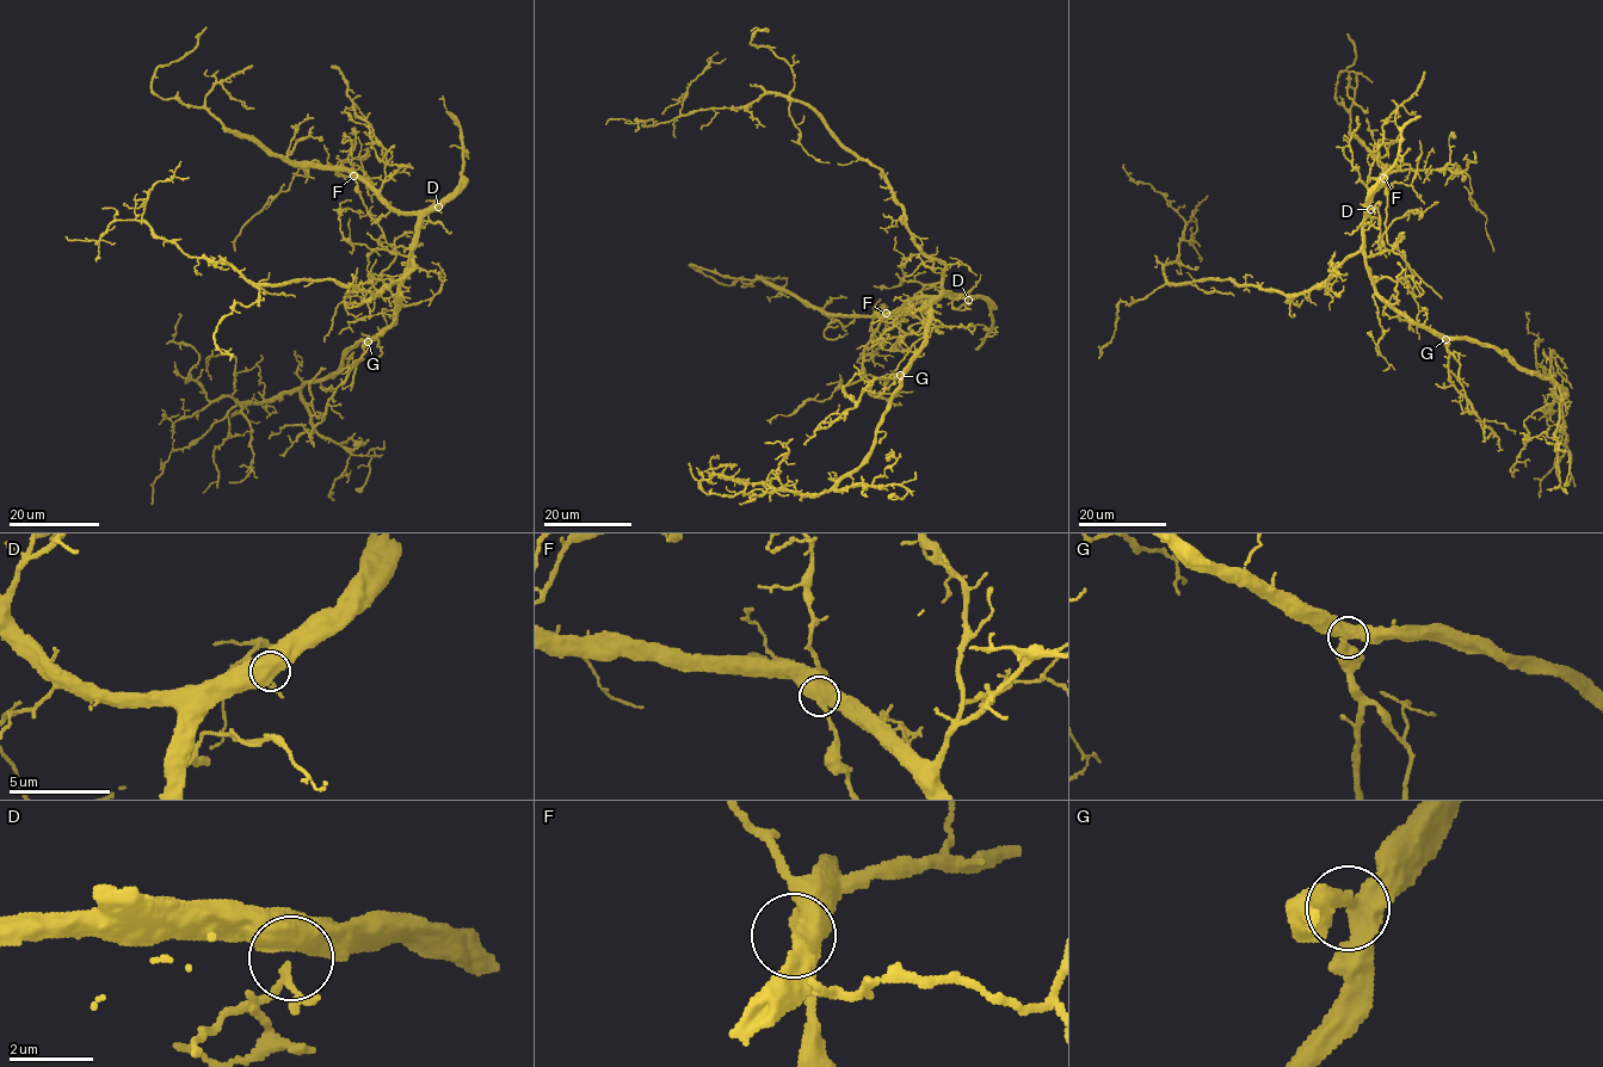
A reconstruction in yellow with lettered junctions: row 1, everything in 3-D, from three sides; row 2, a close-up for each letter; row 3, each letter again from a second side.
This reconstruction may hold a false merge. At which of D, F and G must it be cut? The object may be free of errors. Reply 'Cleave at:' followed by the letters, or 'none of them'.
Cleave at: F

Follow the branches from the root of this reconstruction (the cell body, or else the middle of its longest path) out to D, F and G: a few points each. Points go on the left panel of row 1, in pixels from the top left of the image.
D: (408, 254), (415, 224), (438, 207)
F: (408, 254), (418, 216), (393, 211), (353, 176)
G: (408, 254), (396, 319), (368, 341)

